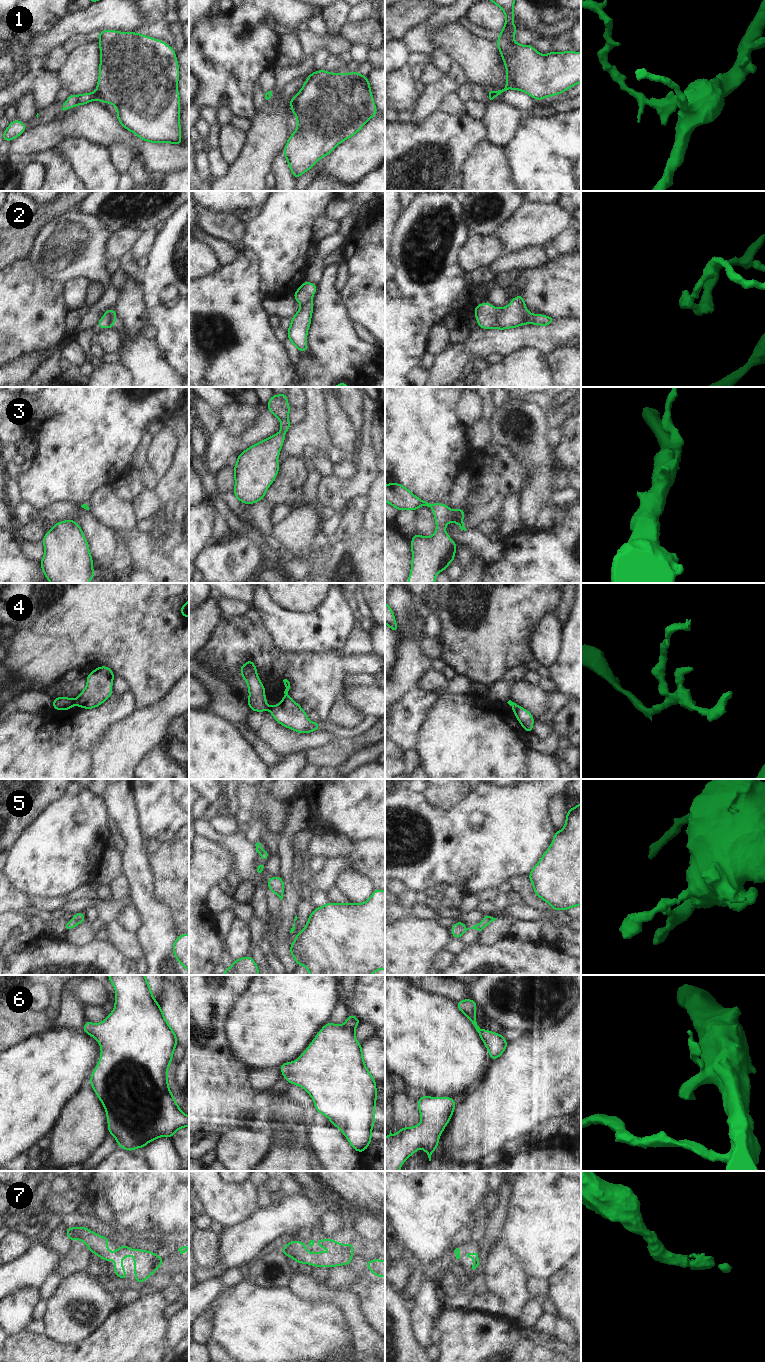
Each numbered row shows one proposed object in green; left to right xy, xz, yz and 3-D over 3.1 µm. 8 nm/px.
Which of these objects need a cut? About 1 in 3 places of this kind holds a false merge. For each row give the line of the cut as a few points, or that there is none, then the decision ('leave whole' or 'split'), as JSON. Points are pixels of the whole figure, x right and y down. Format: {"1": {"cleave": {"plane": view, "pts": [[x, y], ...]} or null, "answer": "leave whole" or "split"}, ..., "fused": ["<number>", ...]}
{"1": {"cleave": {"plane": "xy", "pts": [[94, 92], [97, 98]]}, "answer": "split"}, "2": {"cleave": {"plane": "xy", "pts": [[111, 309], [108, 327]]}, "answer": "split"}, "3": {"cleave": null, "answer": "leave whole"}, "4": {"cleave": {"plane": "xy", "pts": [[72, 700], [74, 703]]}, "answer": "split"}, "5": {"cleave": null, "answer": "leave whole"}, "6": {"cleave": null, "answer": "leave whole"}, "7": {"cleave": null, "answer": "leave whole"}, "fused": ["1", "2", "4"]}

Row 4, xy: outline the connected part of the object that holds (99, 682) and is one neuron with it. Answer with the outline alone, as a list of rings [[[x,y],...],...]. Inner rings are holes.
[[[100,666],[87,675],[87,686],[73,700],[83,709],[93,709],[105,702],[112,694],[112,682],[115,674],[108,666]]]

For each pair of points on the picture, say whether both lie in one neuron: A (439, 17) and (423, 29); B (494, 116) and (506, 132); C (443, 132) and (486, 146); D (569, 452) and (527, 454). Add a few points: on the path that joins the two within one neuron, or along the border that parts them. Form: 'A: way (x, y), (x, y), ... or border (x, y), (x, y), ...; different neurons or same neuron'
A: way (435, 21), (427, 28); same neuron
B: way (498, 120), (502, 128); same neuron
C: border (486, 140), (476, 147), (465, 163); different neurons
D: border (552, 450), (560, 468); different neurons

